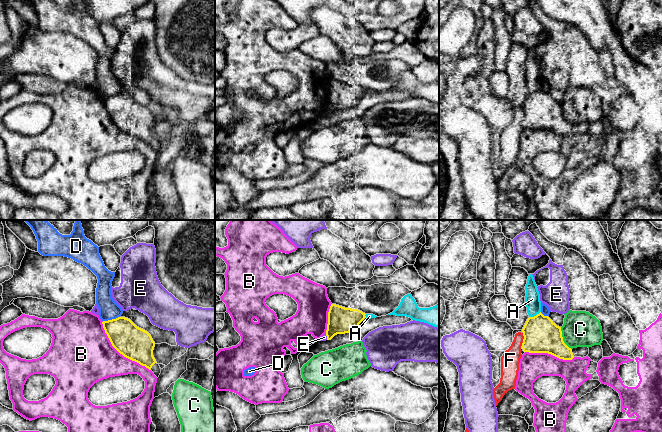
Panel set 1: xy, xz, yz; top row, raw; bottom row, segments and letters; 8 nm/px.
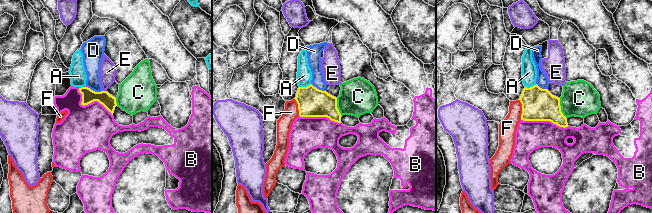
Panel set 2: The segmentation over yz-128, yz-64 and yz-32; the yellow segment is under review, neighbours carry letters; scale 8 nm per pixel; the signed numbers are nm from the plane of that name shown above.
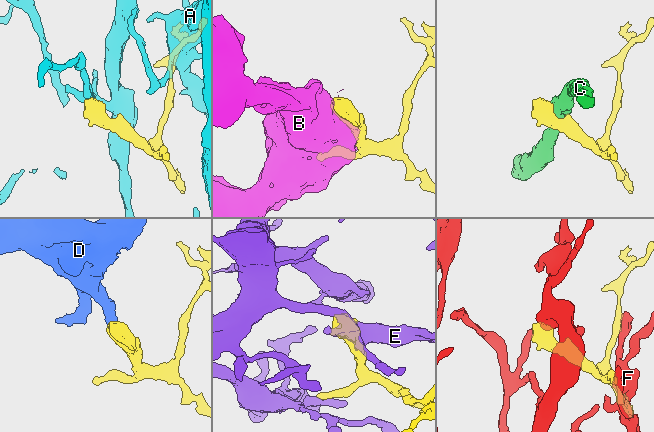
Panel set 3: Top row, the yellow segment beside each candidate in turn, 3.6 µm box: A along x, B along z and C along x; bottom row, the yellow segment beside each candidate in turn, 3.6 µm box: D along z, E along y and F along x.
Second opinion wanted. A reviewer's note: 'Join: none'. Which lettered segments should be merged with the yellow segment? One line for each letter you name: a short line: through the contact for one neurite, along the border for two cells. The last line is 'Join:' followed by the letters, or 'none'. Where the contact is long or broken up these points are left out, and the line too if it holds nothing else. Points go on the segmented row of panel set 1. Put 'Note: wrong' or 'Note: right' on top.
Note: right
Join: none

